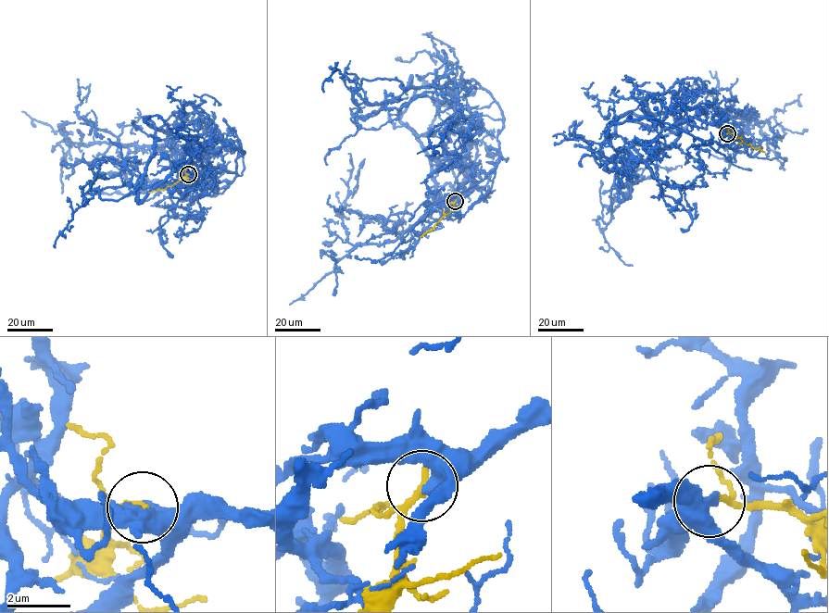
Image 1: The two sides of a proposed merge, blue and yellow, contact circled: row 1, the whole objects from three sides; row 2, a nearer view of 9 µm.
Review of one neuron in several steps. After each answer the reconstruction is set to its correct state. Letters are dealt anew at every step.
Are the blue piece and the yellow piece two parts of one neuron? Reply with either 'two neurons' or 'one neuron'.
two neurons

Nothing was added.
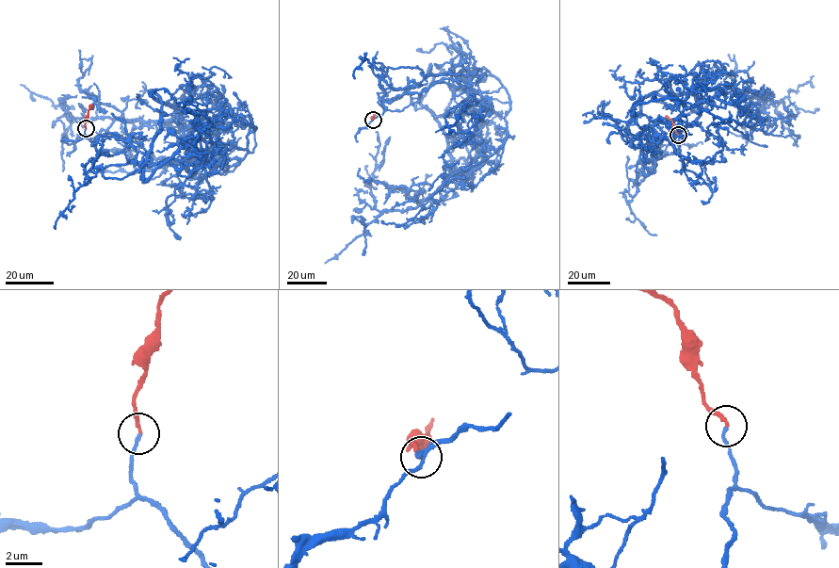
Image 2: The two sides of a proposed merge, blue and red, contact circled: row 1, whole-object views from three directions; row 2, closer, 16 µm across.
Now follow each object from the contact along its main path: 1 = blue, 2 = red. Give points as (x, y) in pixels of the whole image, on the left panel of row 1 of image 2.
1: (86, 128), (97, 152), (108, 132), (154, 163), (207, 159), (176, 107), (88, 121), (20, 84)
2: (86, 128), (87, 116), (92, 105)

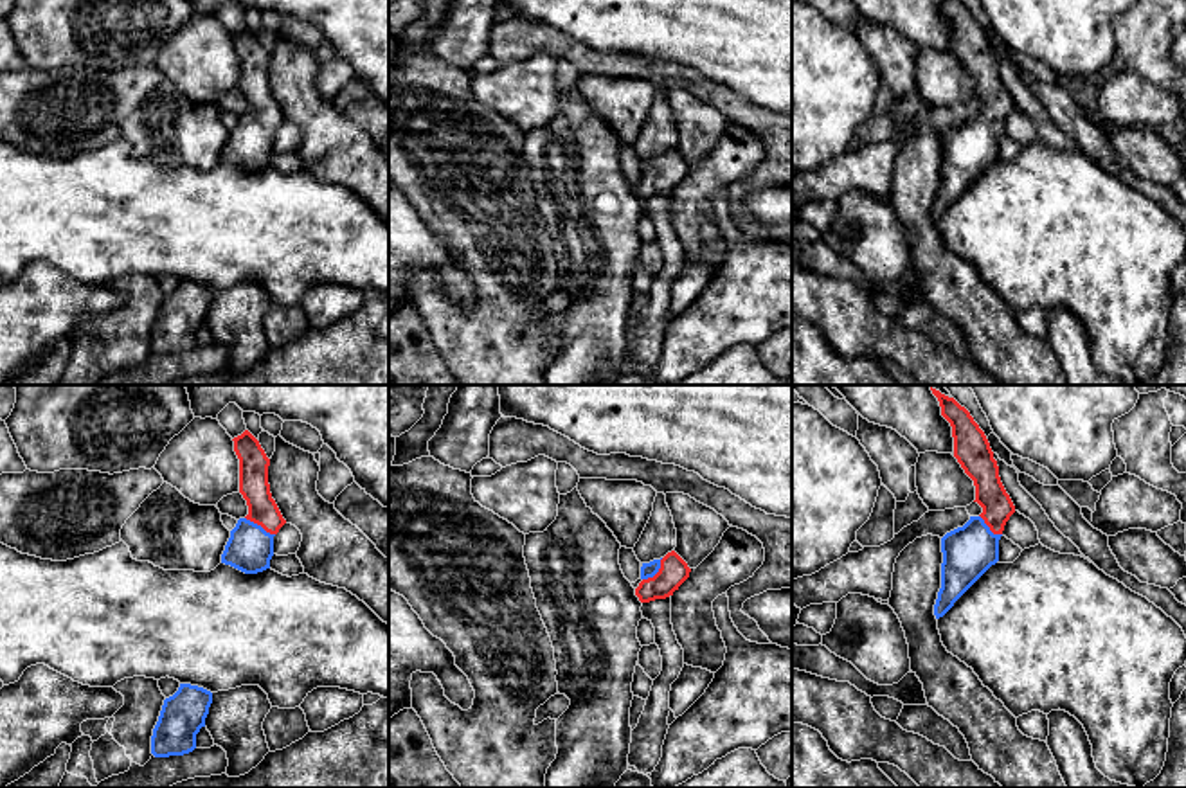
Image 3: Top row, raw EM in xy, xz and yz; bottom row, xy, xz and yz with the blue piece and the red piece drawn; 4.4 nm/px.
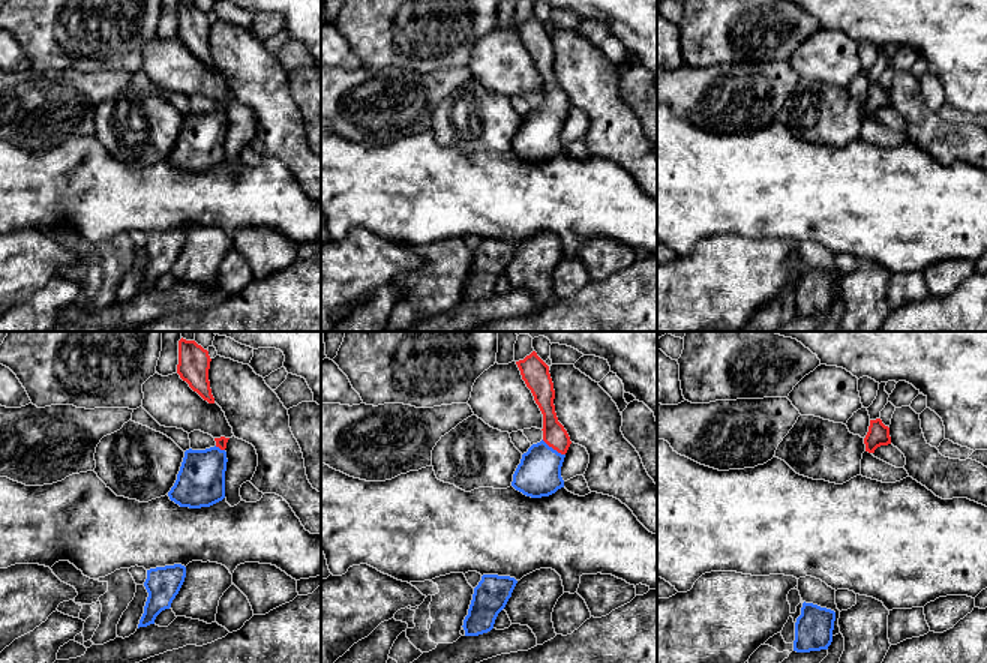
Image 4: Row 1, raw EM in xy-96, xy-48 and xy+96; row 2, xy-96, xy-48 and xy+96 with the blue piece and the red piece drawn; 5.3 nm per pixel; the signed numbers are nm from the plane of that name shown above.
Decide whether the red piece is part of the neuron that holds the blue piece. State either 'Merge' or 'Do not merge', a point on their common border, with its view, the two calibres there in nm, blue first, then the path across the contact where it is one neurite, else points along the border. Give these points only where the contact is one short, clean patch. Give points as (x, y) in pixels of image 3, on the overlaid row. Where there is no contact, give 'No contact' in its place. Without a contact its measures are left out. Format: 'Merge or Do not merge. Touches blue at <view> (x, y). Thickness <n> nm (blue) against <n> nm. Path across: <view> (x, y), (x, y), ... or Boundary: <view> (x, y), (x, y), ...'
Merge. Touches blue at xy (260, 526). Thickness 200 nm (blue) against 130 nm. Path across: xy (249, 549), (252, 535), (260, 526), (260, 499), (254, 486)

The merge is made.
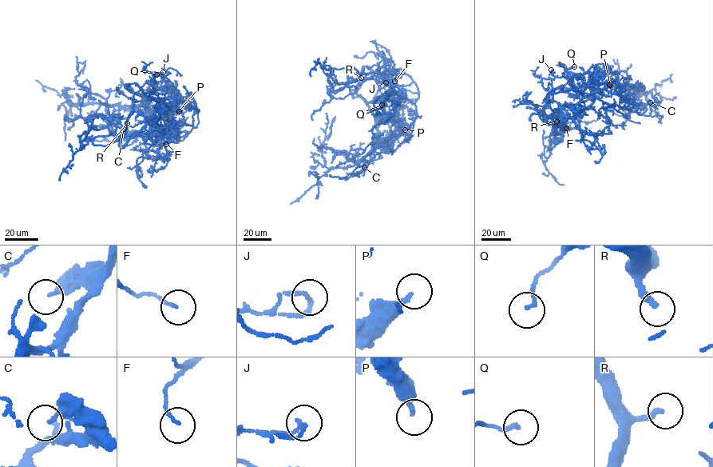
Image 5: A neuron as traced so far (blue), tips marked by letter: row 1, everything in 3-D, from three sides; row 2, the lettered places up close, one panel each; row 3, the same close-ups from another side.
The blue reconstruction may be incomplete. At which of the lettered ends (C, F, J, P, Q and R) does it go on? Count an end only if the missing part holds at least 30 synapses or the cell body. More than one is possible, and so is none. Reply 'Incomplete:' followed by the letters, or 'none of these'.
Incomplete: R

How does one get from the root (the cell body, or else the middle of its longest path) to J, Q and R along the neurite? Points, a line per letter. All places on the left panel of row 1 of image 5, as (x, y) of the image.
J: (152, 121), (144, 100), (137, 93), (147, 81), (152, 81), (155, 73), (163, 72)
Q: (152, 121), (143, 96), (161, 81), (174, 88), (167, 78), (156, 74)
R: (152, 121), (152, 126), (165, 133), (148, 134), (146, 139), (135, 133), (120, 147), (124, 127), (127, 123)

